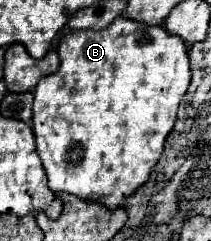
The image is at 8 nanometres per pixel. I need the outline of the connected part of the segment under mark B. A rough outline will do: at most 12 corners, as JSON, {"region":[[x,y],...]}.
{"region":[[117,17],[35,87],[49,189],[117,209],[157,165],[185,43]]}

